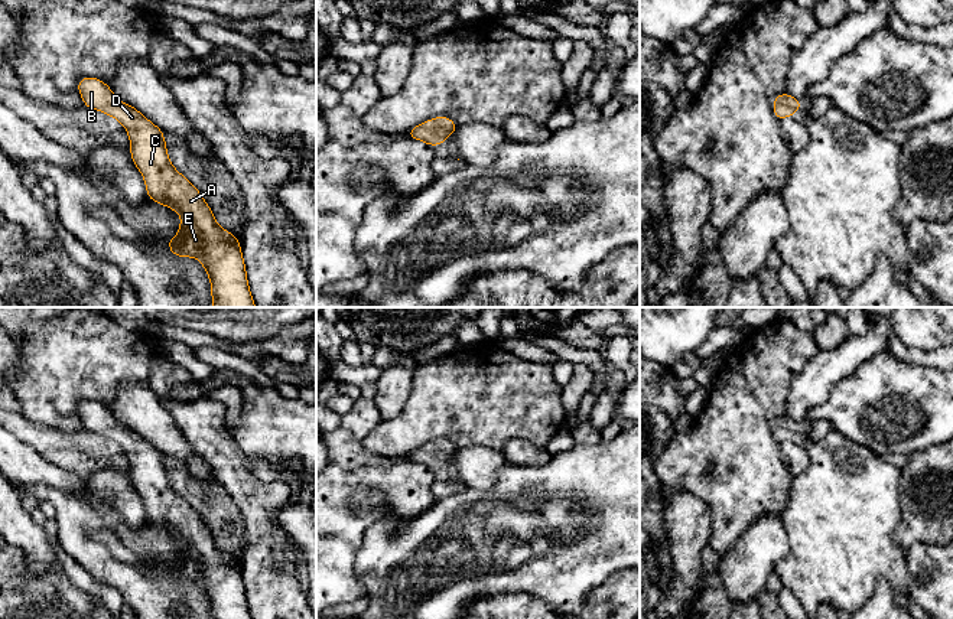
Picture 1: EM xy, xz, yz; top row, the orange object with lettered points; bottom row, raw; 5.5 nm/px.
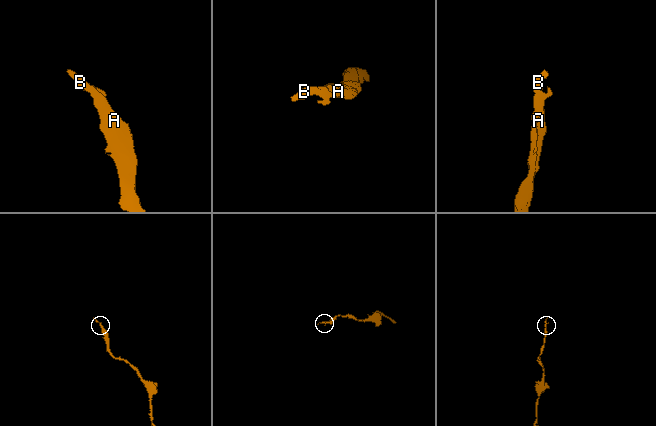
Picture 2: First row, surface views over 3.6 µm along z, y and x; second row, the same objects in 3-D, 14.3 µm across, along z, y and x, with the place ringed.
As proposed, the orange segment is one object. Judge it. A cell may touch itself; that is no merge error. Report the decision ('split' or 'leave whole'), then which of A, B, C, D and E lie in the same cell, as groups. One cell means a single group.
leave whole | A B C D E

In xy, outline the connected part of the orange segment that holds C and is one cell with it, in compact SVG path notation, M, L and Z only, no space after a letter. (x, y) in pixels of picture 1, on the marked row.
M81 78L77 88L87 108L105 113L124 126L147 198L179 214L178 235L166 244L175 257L202 263L211 281L211 304L256 307L237 235L218 225L202 193L173 167L163 131L139 110L121 102L101 79Z

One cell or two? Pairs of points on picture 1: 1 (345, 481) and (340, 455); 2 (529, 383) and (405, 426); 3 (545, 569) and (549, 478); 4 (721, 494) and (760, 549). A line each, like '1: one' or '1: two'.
1: two
2: one
3: one
4: two

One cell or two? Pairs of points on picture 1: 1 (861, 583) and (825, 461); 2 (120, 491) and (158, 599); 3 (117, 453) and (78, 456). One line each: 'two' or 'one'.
1: one
2: two
3: one

